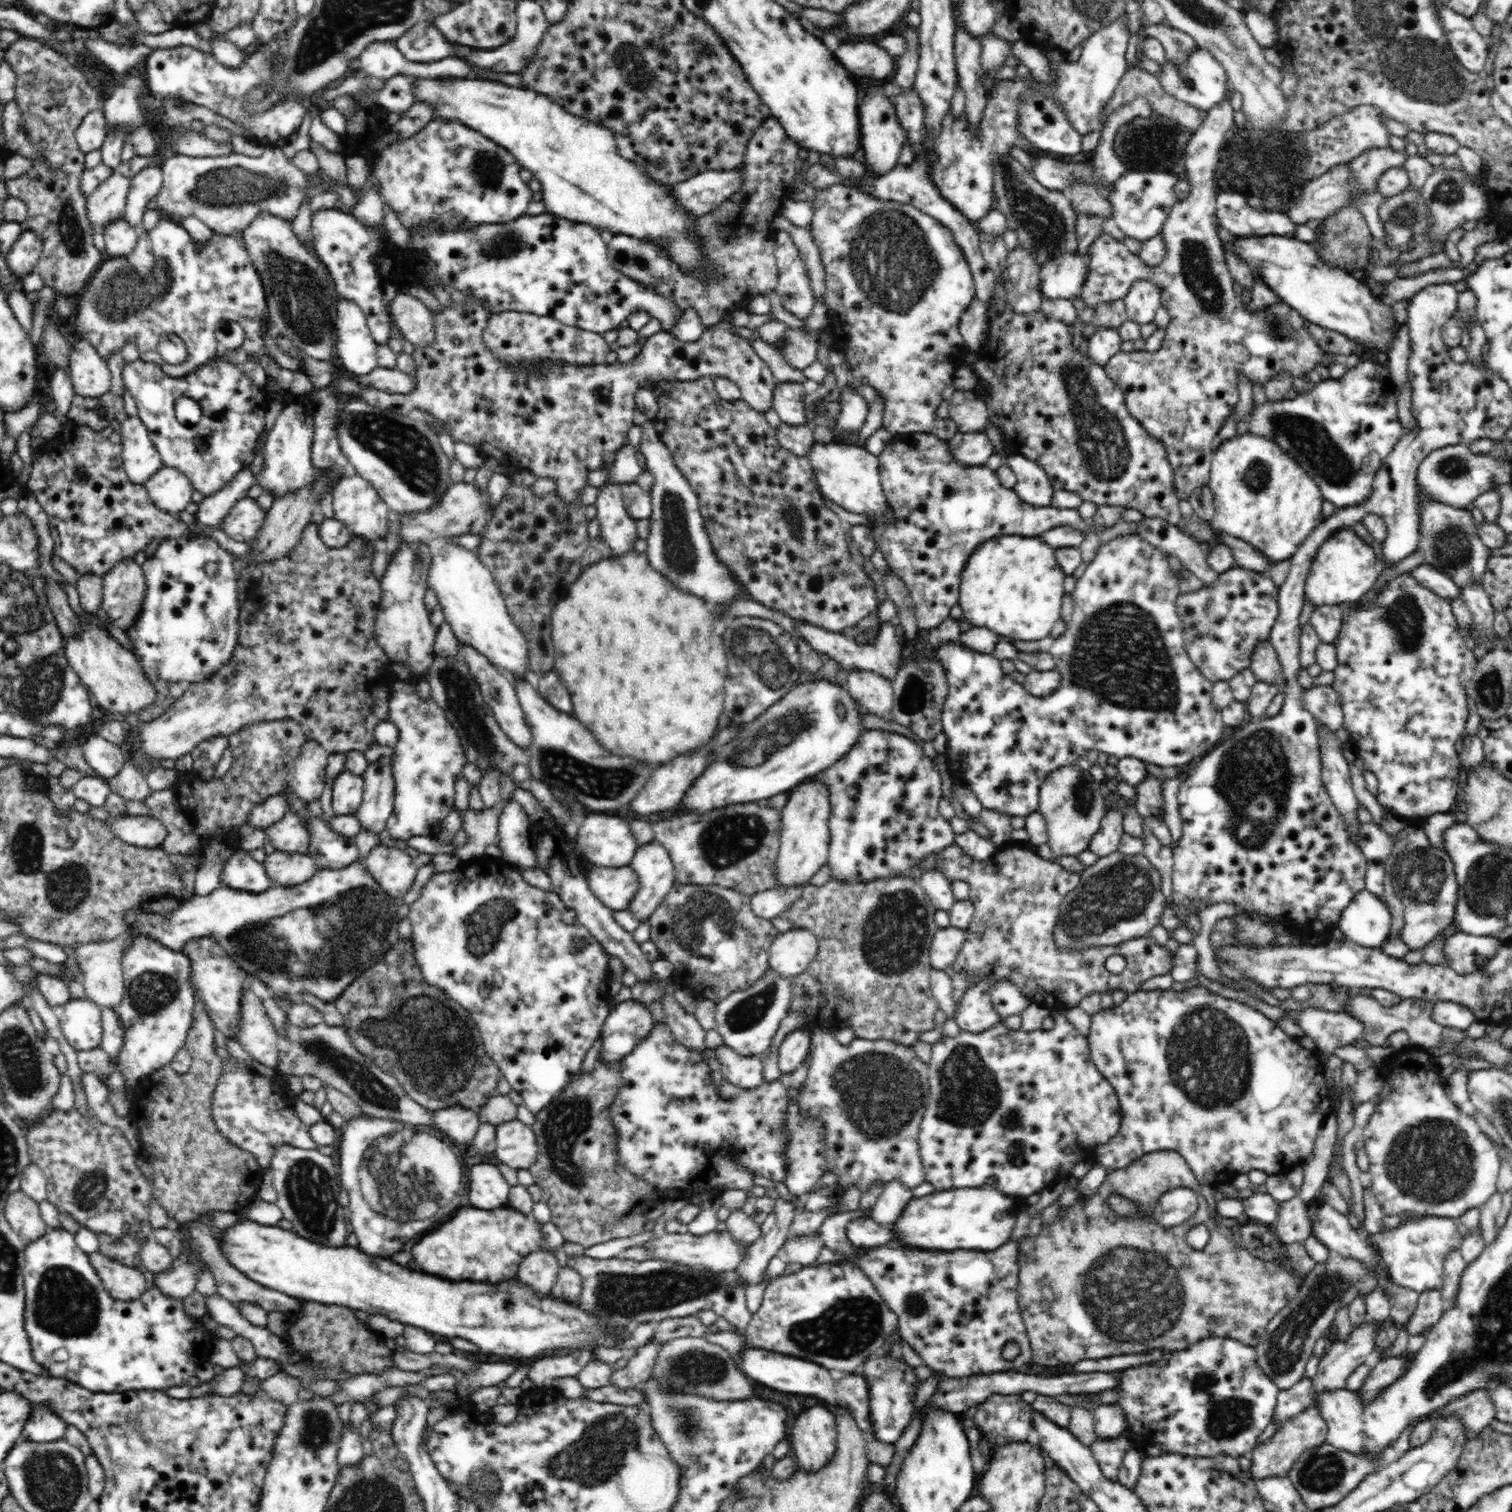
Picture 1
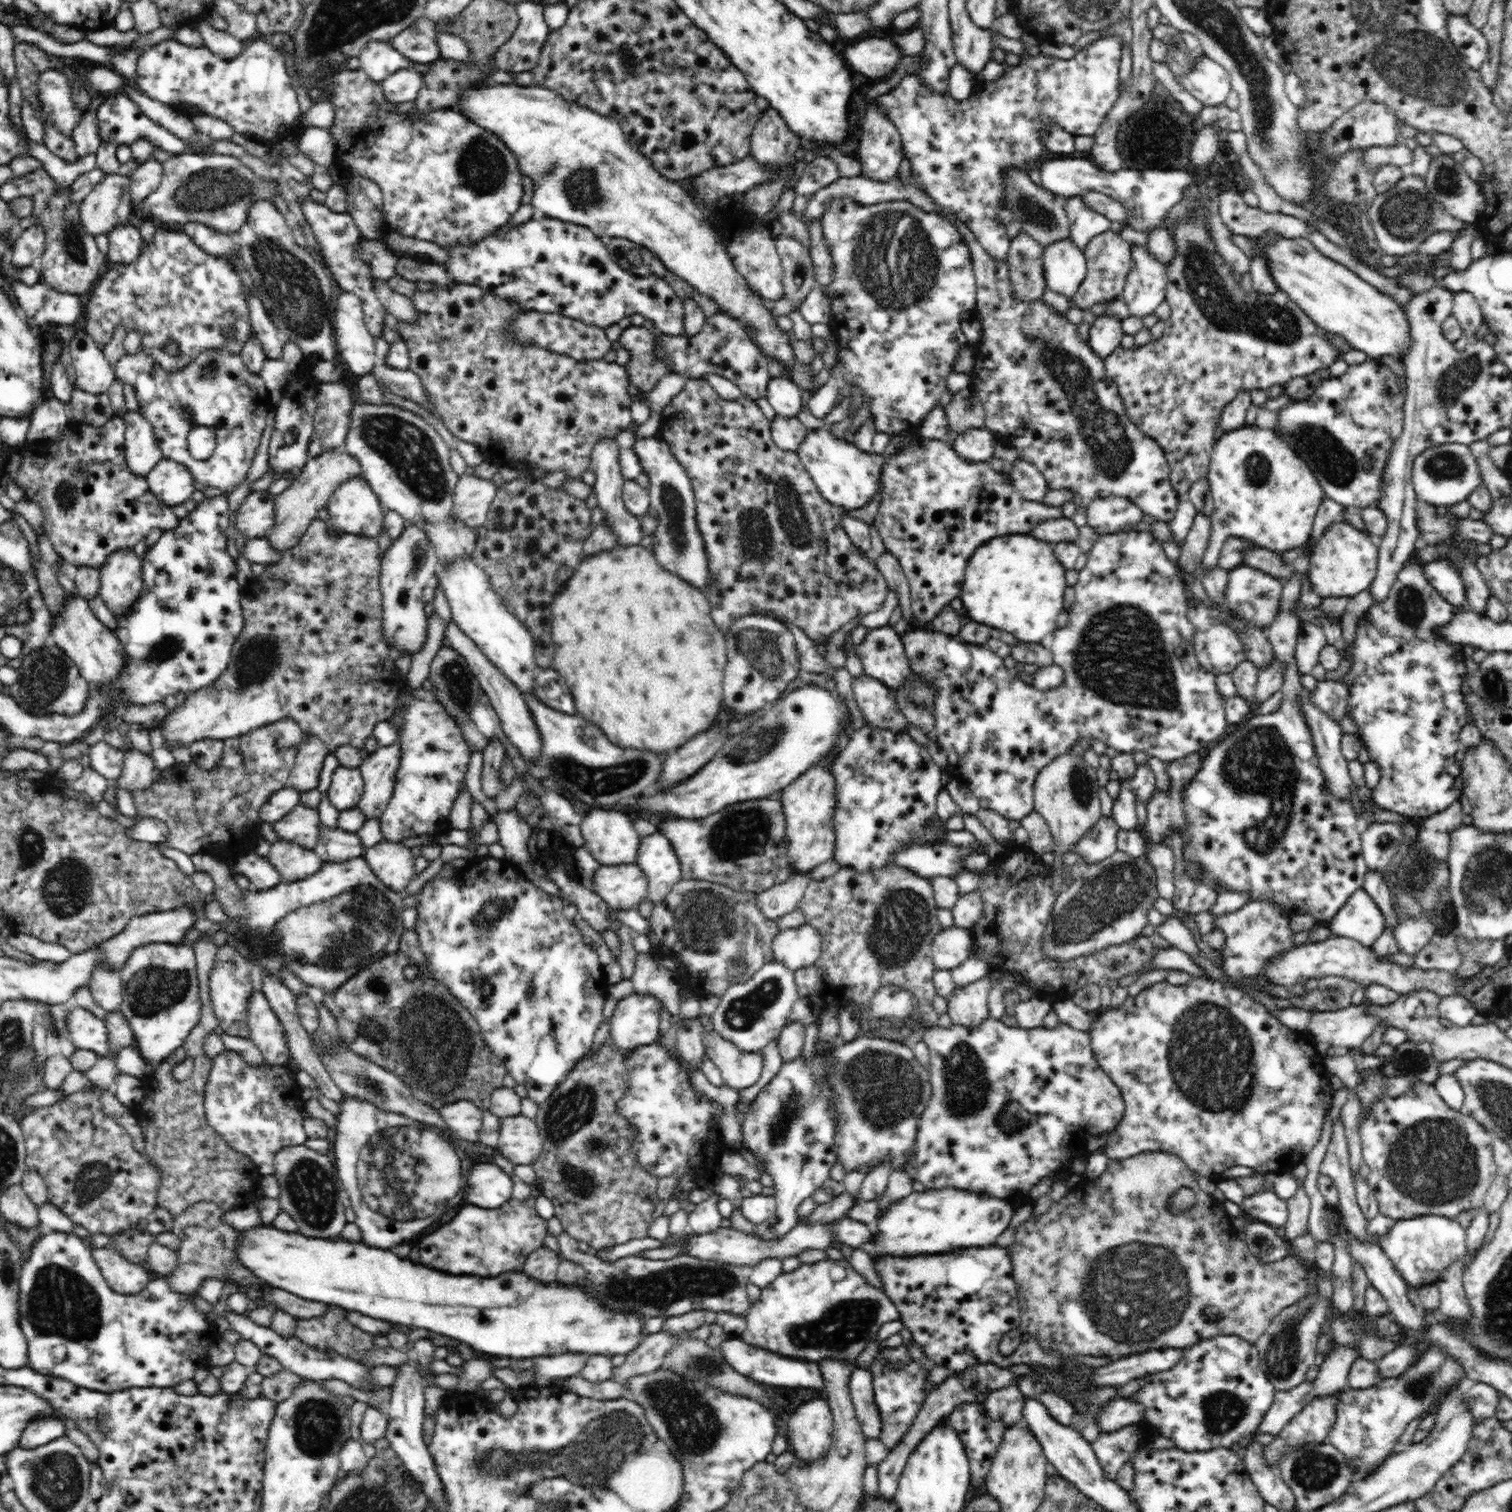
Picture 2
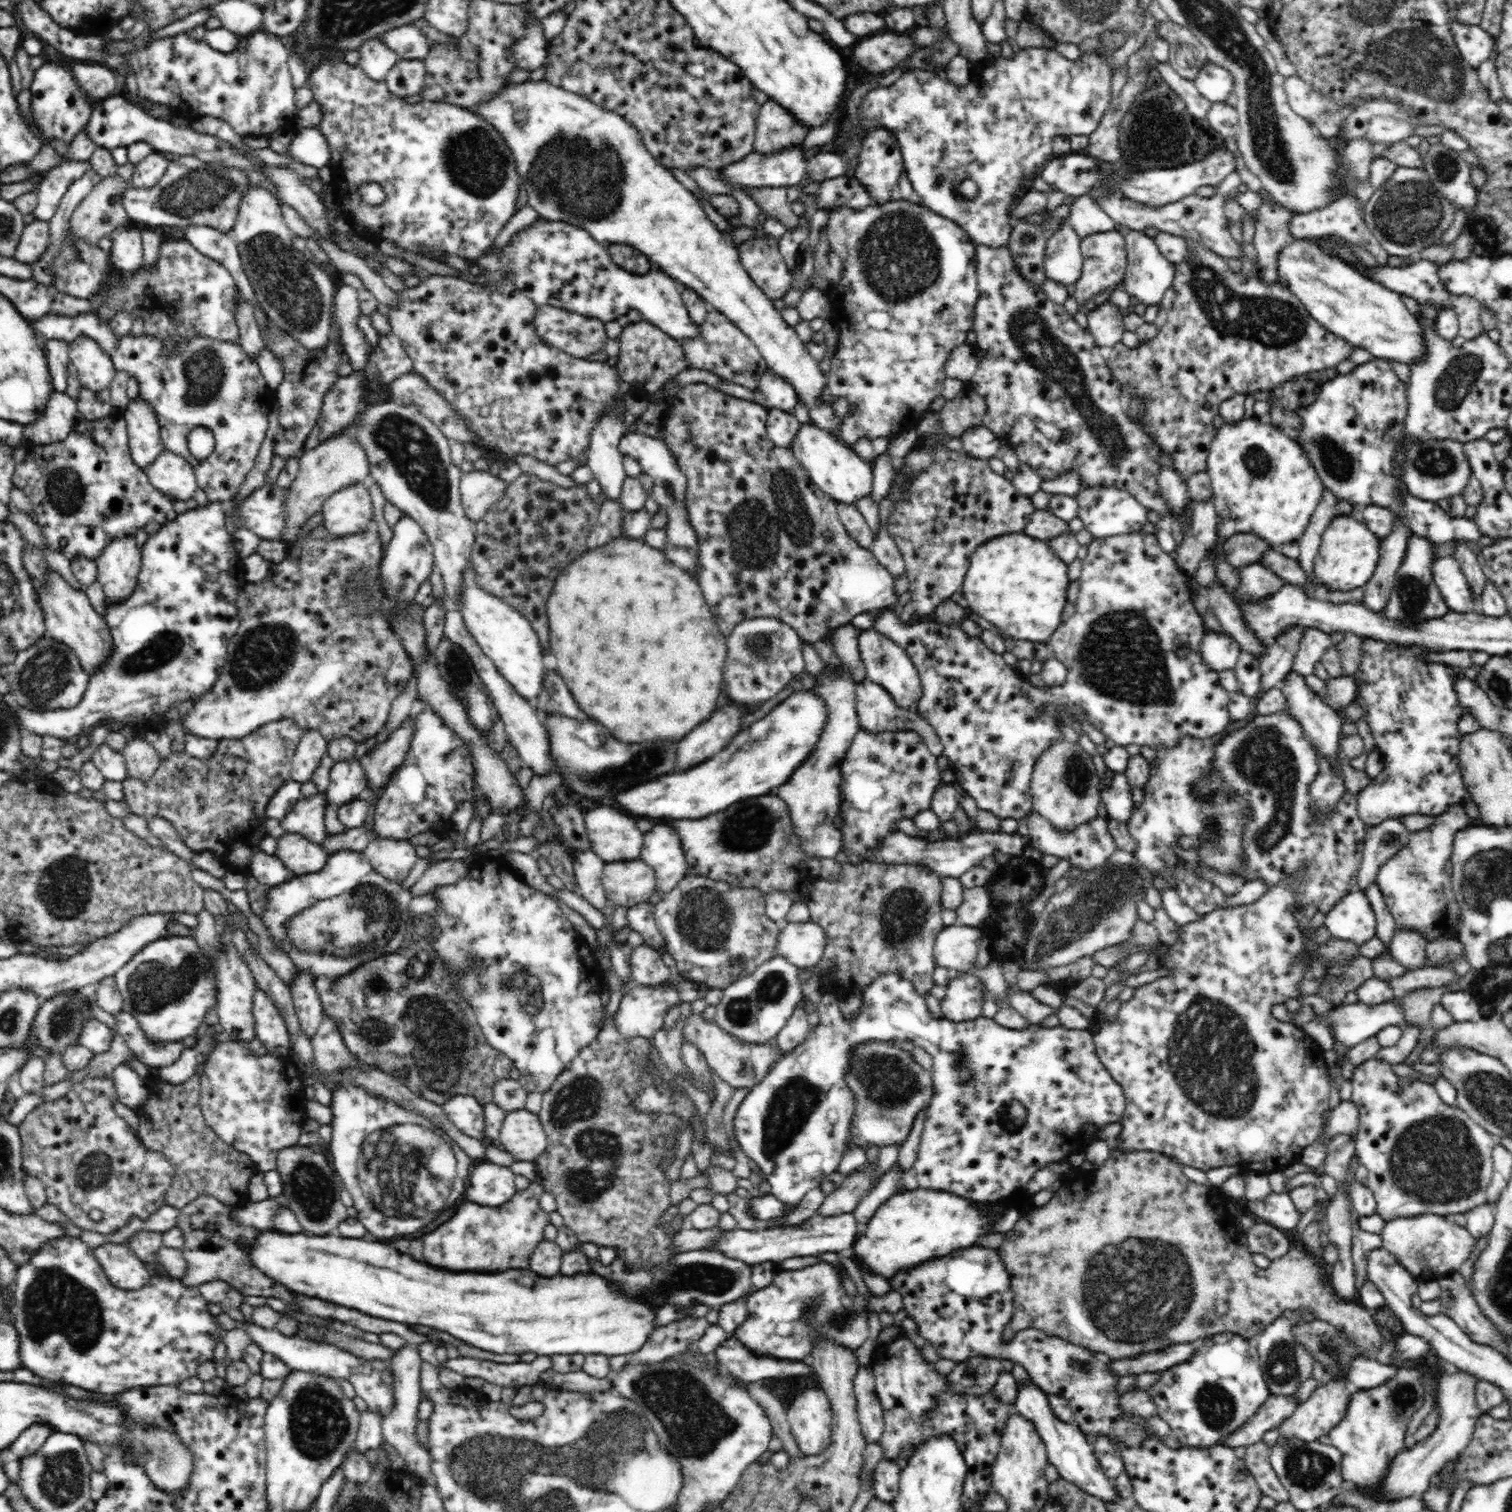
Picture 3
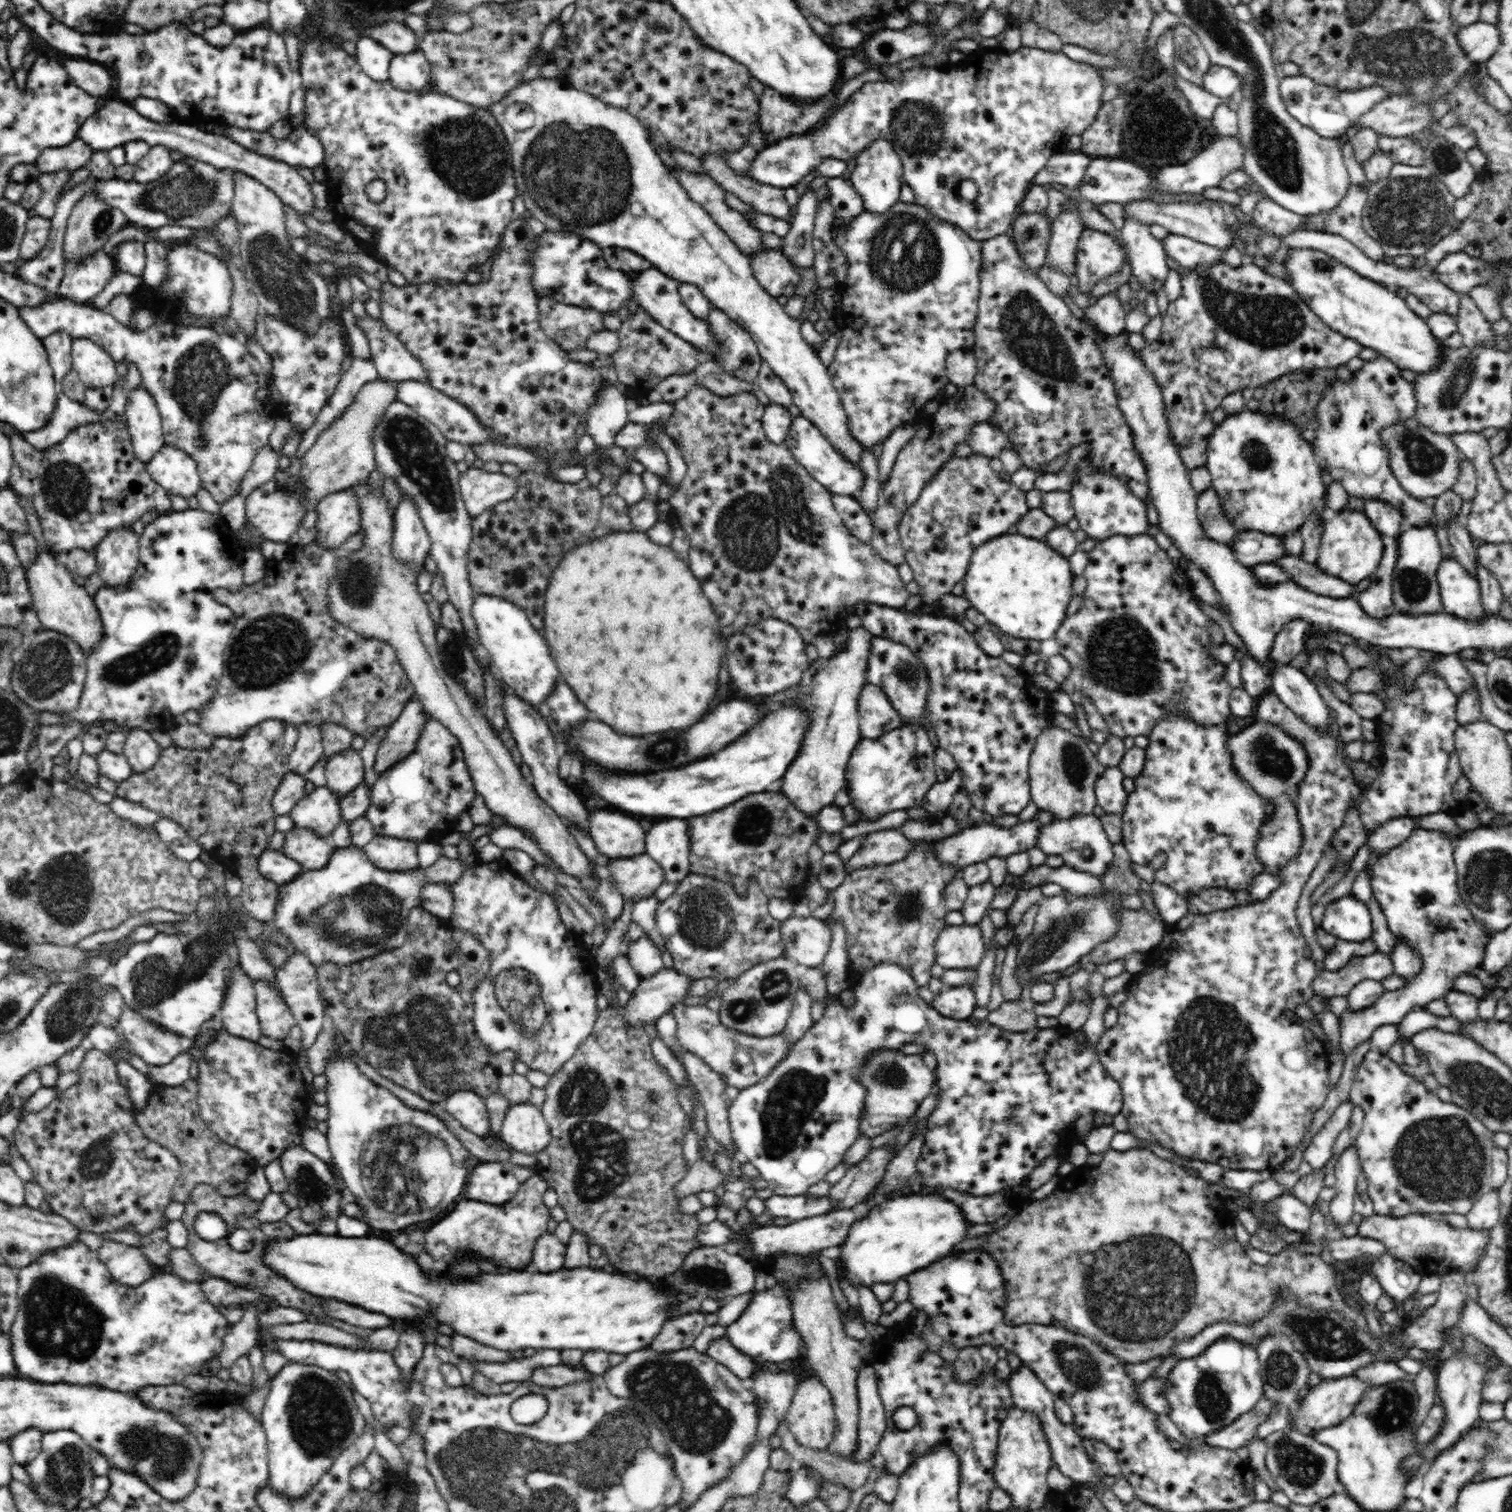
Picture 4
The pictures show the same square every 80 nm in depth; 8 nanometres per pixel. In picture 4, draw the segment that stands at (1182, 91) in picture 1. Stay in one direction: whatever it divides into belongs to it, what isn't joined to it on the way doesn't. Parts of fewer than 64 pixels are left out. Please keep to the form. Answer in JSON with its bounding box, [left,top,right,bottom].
[1201,65,1244,99]

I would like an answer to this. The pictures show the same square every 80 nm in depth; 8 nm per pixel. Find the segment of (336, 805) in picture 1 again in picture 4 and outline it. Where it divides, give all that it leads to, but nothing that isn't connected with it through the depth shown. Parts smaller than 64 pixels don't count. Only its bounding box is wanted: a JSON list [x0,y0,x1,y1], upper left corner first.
[324,747,364,798]

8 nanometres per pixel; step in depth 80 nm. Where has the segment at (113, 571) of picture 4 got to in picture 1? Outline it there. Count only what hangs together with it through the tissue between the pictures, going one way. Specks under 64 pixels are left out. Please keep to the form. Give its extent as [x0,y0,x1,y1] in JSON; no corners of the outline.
[101,559,147,633]

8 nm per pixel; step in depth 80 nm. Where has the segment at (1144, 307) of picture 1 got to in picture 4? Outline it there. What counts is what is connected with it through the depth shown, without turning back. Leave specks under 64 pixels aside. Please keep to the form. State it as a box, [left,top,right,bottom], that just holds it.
[1121,218,1170,294]

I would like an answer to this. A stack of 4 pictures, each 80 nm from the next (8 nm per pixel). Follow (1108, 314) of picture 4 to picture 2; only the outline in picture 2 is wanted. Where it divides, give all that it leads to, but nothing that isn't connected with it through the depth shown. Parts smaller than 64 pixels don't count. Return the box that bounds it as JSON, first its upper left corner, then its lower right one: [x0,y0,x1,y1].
[1088,313,1123,359]

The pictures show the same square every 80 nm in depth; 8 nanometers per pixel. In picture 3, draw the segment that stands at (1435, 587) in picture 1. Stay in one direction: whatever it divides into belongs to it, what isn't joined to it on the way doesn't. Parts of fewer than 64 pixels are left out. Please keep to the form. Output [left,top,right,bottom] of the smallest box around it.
[1432,557,1477,613]

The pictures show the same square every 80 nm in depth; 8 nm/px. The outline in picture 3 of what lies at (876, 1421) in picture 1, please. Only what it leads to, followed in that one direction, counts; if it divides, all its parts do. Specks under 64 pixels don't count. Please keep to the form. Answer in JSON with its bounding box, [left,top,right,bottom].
[870,1336,1016,1510]

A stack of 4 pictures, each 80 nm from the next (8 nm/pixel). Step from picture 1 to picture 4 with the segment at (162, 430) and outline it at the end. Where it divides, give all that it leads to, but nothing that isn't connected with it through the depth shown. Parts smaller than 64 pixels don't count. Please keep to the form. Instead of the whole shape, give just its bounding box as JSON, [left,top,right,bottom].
[18,298,277,504]

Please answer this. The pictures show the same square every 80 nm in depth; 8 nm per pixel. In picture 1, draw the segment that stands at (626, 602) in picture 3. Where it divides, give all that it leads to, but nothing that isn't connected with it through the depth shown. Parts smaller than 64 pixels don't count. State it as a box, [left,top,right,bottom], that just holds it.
[551,550,728,764]

